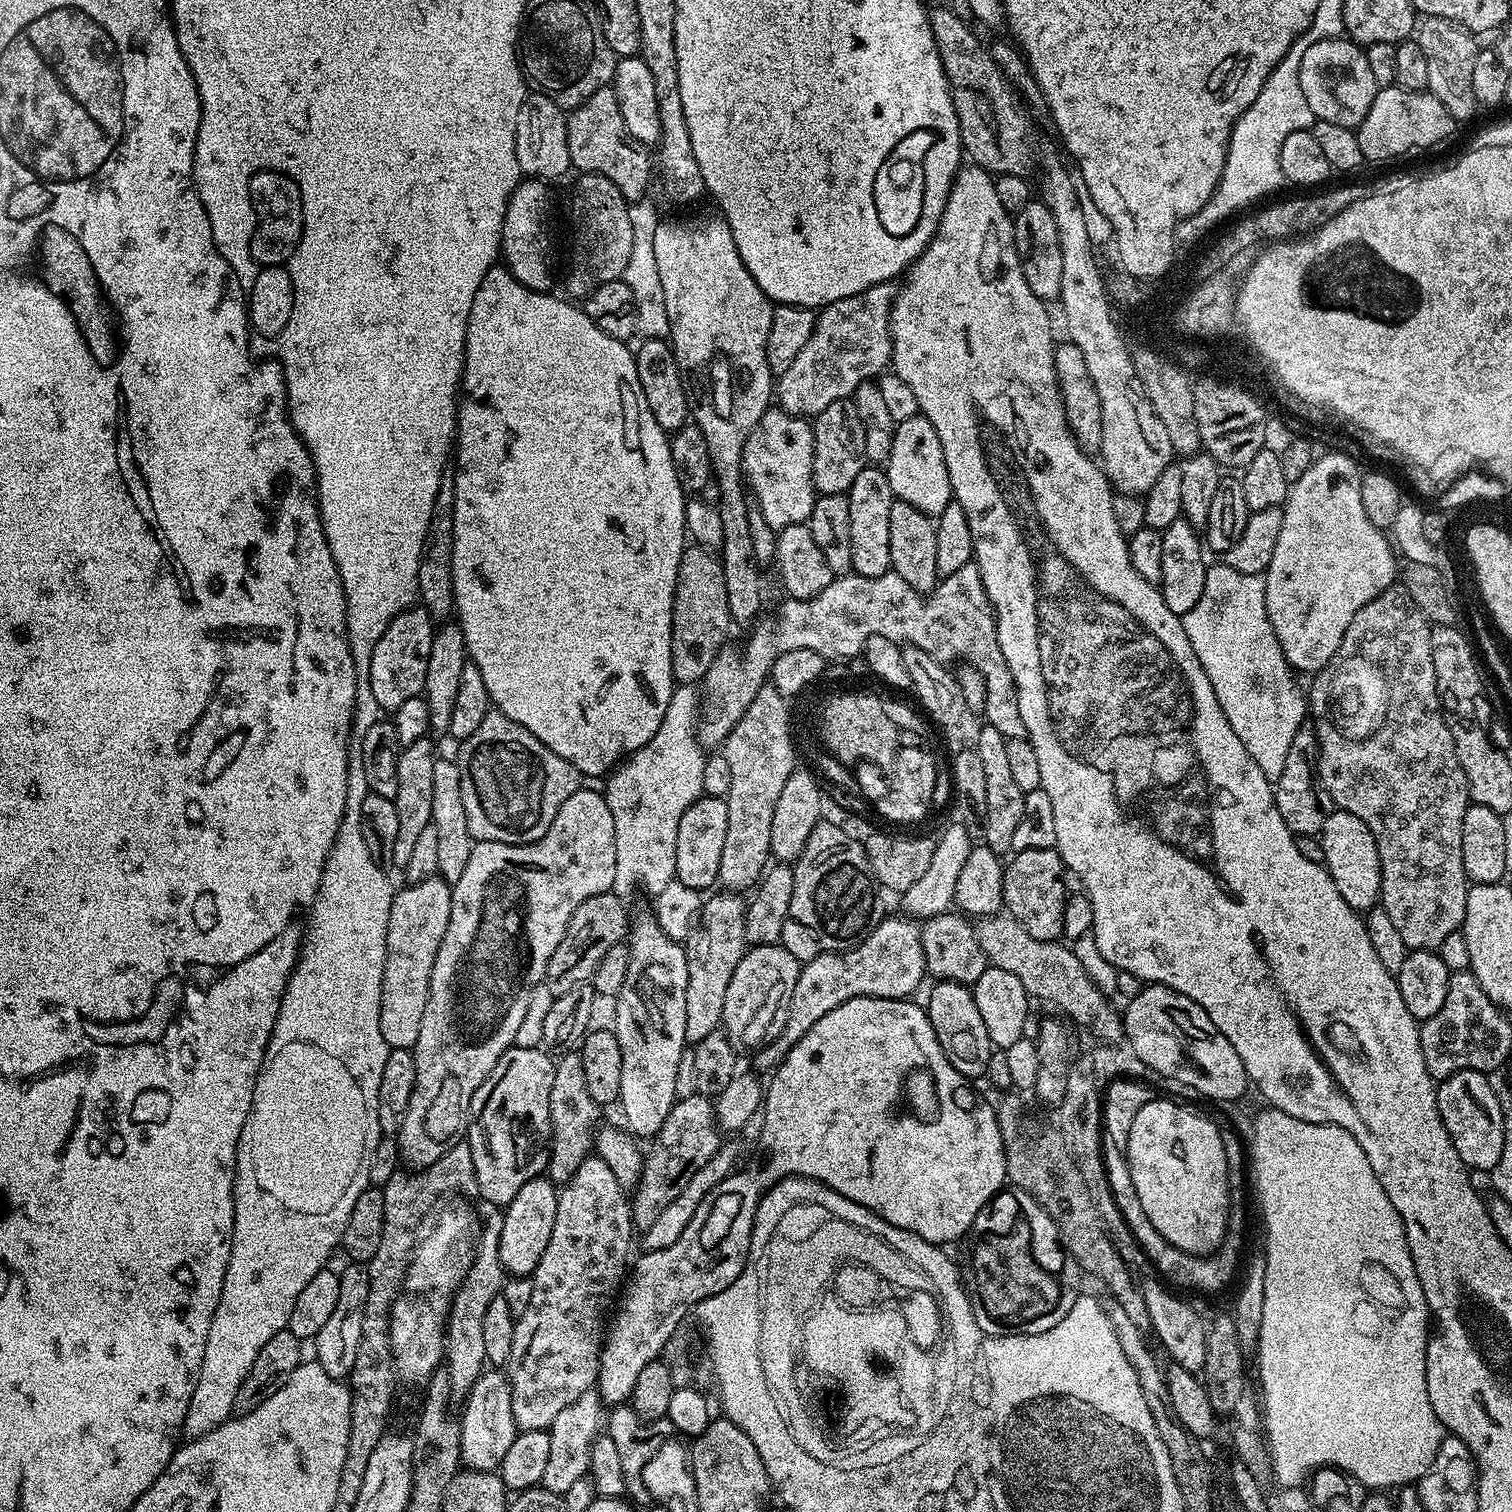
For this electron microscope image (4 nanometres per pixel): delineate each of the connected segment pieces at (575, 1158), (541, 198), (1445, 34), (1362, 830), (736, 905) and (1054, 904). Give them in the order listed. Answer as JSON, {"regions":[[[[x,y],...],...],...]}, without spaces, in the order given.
{"regions":[[[[579,1051],[563,1053],[555,1065],[554,1082],[550,1085],[552,1153],[548,1159],[546,1175],[553,1184],[563,1186],[576,1173],[578,1166],[582,1166],[584,1159],[593,1155],[602,1108],[594,1102],[594,1098],[590,1098],[590,1090],[586,1090],[585,1067],[582,1066]]],[[[521,179],[506,206],[500,235],[502,260],[508,273],[533,292],[548,292],[552,284],[552,268],[548,265],[548,232],[543,228],[544,211],[548,208],[548,192],[544,188],[547,187],[543,180]]],[[[1426,16],[1419,21],[1414,38],[1426,54],[1430,77],[1427,91],[1431,92],[1434,98],[1438,98],[1442,106],[1446,106],[1453,121],[1470,119],[1475,112],[1478,112],[1473,85],[1474,58],[1478,51],[1477,37],[1468,28],[1463,28],[1453,20]]],[[[1332,810],[1329,811],[1326,822],[1322,822],[1318,839],[1324,855],[1323,865],[1334,878],[1338,894],[1342,894],[1342,898],[1346,898],[1349,906],[1361,914],[1366,914],[1377,907],[1382,870],[1378,858],[1378,846],[1374,842],[1374,834],[1370,834],[1370,826],[1366,826],[1362,818],[1354,818],[1354,814]]],[[[720,890],[717,896],[712,896],[703,901],[700,909],[700,920],[696,923],[696,929],[683,941],[684,953],[686,954],[686,1041],[694,1046],[706,1038],[706,1034],[717,1031],[722,1024],[722,1006],[726,1006],[726,989],[730,986],[730,978],[742,962],[744,953],[749,947],[746,938],[746,922],[744,910],[746,907],[745,897],[732,890]]],[[[1055,848],[1026,850],[1025,852],[1015,853],[1011,859],[1013,860],[1004,864],[1004,908],[1007,915],[1014,917],[1026,930],[1026,934],[1030,934],[1030,938],[1060,940],[1064,935],[1062,930],[1062,910],[1066,899],[1062,884],[1065,866],[1060,853]]]]}

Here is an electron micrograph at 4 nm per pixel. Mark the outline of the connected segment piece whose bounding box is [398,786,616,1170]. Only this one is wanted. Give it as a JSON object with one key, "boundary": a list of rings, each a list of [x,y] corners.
{"boundary":[[[582,786],[574,794],[570,794],[570,798],[566,798],[566,802],[562,802],[562,806],[558,810],[558,814],[554,818],[554,822],[550,826],[550,830],[546,830],[546,834],[541,840],[534,841],[533,844],[503,844],[502,842],[490,842],[489,840],[478,840],[472,845],[472,853],[470,854],[470,862],[466,862],[466,870],[462,870],[462,878],[458,878],[458,882],[452,885],[452,901],[450,902],[450,926],[446,926],[446,934],[442,937],[442,946],[438,946],[438,958],[434,958],[434,970],[430,974],[430,990],[426,998],[426,1011],[422,1014],[422,1030],[418,1033],[418,1042],[416,1047],[411,1049],[414,1058],[414,1066],[416,1067],[416,1081],[414,1082],[414,1094],[410,1094],[410,1102],[406,1106],[406,1114],[402,1118],[402,1126],[398,1133],[400,1159],[409,1169],[419,1170],[428,1168],[434,1162],[438,1162],[438,1158],[442,1158],[442,1154],[446,1154],[456,1144],[461,1143],[468,1134],[468,1122],[472,1110],[472,1099],[478,1090],[478,1086],[482,1086],[482,1082],[486,1082],[486,1078],[490,1074],[490,1070],[494,1070],[494,1066],[498,1062],[498,1058],[502,1058],[502,1054],[507,1048],[513,1047],[516,1043],[516,1035],[518,1034],[518,1025],[522,1023],[522,1018],[526,1014],[526,1006],[530,1006],[530,994],[534,990],[534,986],[538,986],[545,979],[547,974],[548,963],[554,950],[558,949],[558,944],[562,942],[563,936],[566,934],[567,927],[570,924],[571,915],[578,906],[582,905],[588,898],[593,898],[594,894],[602,894],[603,892],[612,891],[612,883],[614,882],[614,870],[616,869],[616,855],[614,854],[614,814],[610,814],[610,806],[606,802],[603,791]]]}

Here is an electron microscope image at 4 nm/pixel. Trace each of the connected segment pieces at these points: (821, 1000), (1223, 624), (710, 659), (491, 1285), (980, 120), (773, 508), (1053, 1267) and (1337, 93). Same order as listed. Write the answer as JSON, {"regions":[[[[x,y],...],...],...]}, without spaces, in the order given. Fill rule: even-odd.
{"regions":[[[[885,918],[857,948],[847,952],[827,952],[801,967],[786,1026],[777,1040],[755,1053],[758,1067],[775,1069],[818,1018],[826,1018],[830,1010],[842,1006],[842,1002],[850,1002],[850,998],[877,996],[902,1000],[913,995],[911,992],[926,980],[924,943],[920,937],[920,924],[912,918],[901,919]]],[[[1217,562],[1216,565],[1208,568],[1206,582],[1202,586],[1202,598],[1196,603],[1194,610],[1187,612],[1182,619],[1186,638],[1190,638],[1190,646],[1194,646],[1194,654],[1198,658],[1198,662],[1202,662],[1202,670],[1206,670],[1206,678],[1210,678],[1210,686],[1214,686],[1214,698],[1218,698],[1218,706],[1222,706],[1222,710],[1226,714],[1226,722],[1230,722],[1230,730],[1234,730],[1234,734],[1238,734],[1238,738],[1244,743],[1246,750],[1250,750],[1250,758],[1254,758],[1254,762],[1258,762],[1258,770],[1262,770],[1266,774],[1266,778],[1274,782],[1286,766],[1290,746],[1294,746],[1294,734],[1298,734],[1298,730],[1305,727],[1306,692],[1303,687],[1300,689],[1300,684],[1296,681],[1297,673],[1286,662],[1286,654],[1282,654],[1282,646],[1278,646],[1278,634],[1274,634],[1274,626],[1270,626],[1270,618],[1266,614],[1265,598],[1263,575],[1242,574],[1238,570],[1231,569],[1226,563]]],[[[689,543],[682,554],[682,562],[678,562],[678,578],[676,579],[676,593],[674,594],[674,610],[672,611],[672,673],[676,679],[676,684],[694,684],[699,685],[703,681],[705,674],[714,666],[714,658],[729,643],[728,628],[733,627],[732,615],[730,615],[730,606],[726,602],[726,574],[722,572],[722,562],[719,555],[713,549],[703,548],[701,544]]],[[[485,1215],[482,1220],[480,1243],[476,1257],[452,1298],[452,1311],[446,1325],[446,1371],[453,1393],[457,1397],[467,1397],[478,1378],[486,1371],[486,1345],[482,1326],[490,1302],[504,1290],[506,1273],[500,1261],[500,1239],[502,1238],[503,1215]]],[[[948,6],[933,7],[928,21],[958,114],[960,142],[967,159],[969,156],[975,167],[985,168],[993,177],[1027,177],[1032,168],[1032,120],[1019,94],[1008,85],[1003,70],[996,65],[987,46],[972,33],[973,25],[965,17]]],[[[770,406],[766,414],[758,418],[758,426],[754,426],[750,438],[746,438],[742,468],[751,499],[762,510],[762,518],[766,518],[772,528],[779,530],[807,522],[814,510],[818,493],[814,486],[814,434],[812,424],[805,417],[791,416],[779,406]]],[[[1006,1188],[998,1192],[996,1196],[982,1208],[978,1214],[978,1218],[974,1218],[970,1233],[970,1241],[971,1240],[972,1288],[970,1284],[970,1299],[972,1302],[972,1313],[978,1322],[978,1326],[982,1326],[982,1330],[986,1330],[986,1334],[994,1334],[995,1336],[1029,1336],[1030,1334],[1042,1334],[1042,1330],[1050,1330],[1050,1326],[1058,1326],[1058,1322],[1062,1322],[1062,1318],[1066,1318],[1066,1314],[1070,1314],[1070,1306],[1074,1306],[1074,1302],[1082,1294],[1082,1288],[1080,1288],[1082,1269],[1080,1265],[1077,1264],[1076,1259],[1065,1252],[1063,1244],[1060,1243],[1058,1226],[1050,1218],[1050,1214],[1046,1209],[1042,1207],[1032,1195],[1028,1195],[1025,1191],[1017,1188]]],[[[1347,38],[1323,40],[1314,42],[1314,46],[1309,46],[1306,54],[1302,54],[1302,66],[1298,66],[1298,82],[1302,82],[1302,95],[1317,120],[1334,122],[1334,126],[1346,126],[1353,130],[1359,128],[1366,114],[1370,114],[1370,106],[1378,91],[1374,74],[1370,70],[1367,51]]]]}

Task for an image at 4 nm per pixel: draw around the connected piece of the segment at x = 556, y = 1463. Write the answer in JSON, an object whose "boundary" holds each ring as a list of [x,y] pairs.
{"boundary":[[[596,1390],[581,1394],[576,1401],[570,1402],[570,1406],[566,1406],[566,1410],[560,1411],[558,1418],[554,1418],[550,1429],[550,1455],[546,1471],[540,1479],[543,1488],[562,1494],[570,1490],[573,1482],[578,1482],[588,1476],[590,1450],[595,1440],[602,1435],[605,1424],[605,1402]]]}

